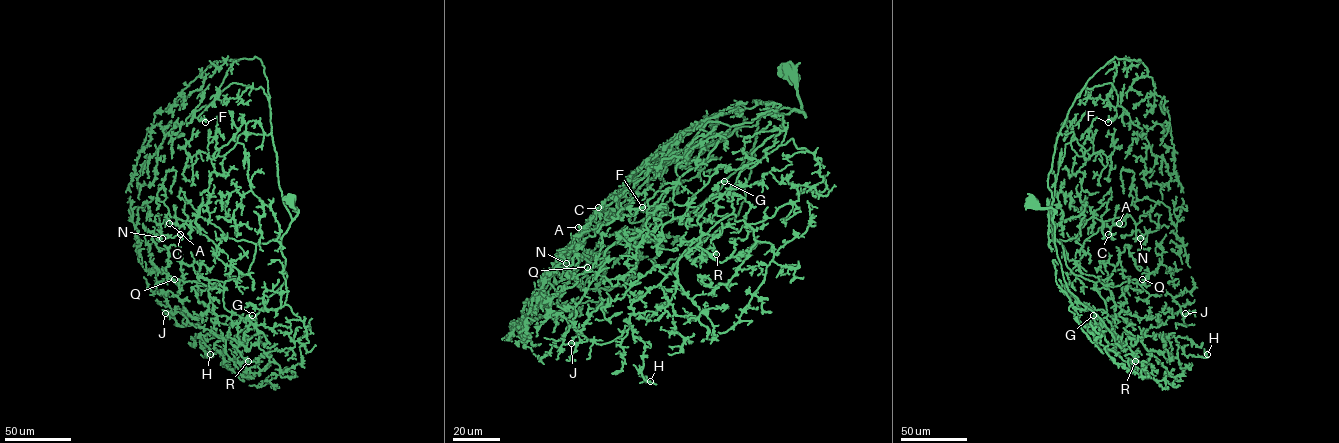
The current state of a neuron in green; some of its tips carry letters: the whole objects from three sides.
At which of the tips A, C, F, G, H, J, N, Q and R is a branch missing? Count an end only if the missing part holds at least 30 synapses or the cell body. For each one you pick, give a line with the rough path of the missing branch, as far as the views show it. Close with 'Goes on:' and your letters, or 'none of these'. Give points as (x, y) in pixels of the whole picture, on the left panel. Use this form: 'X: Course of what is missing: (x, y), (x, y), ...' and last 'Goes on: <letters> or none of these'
Goes on: none of these

